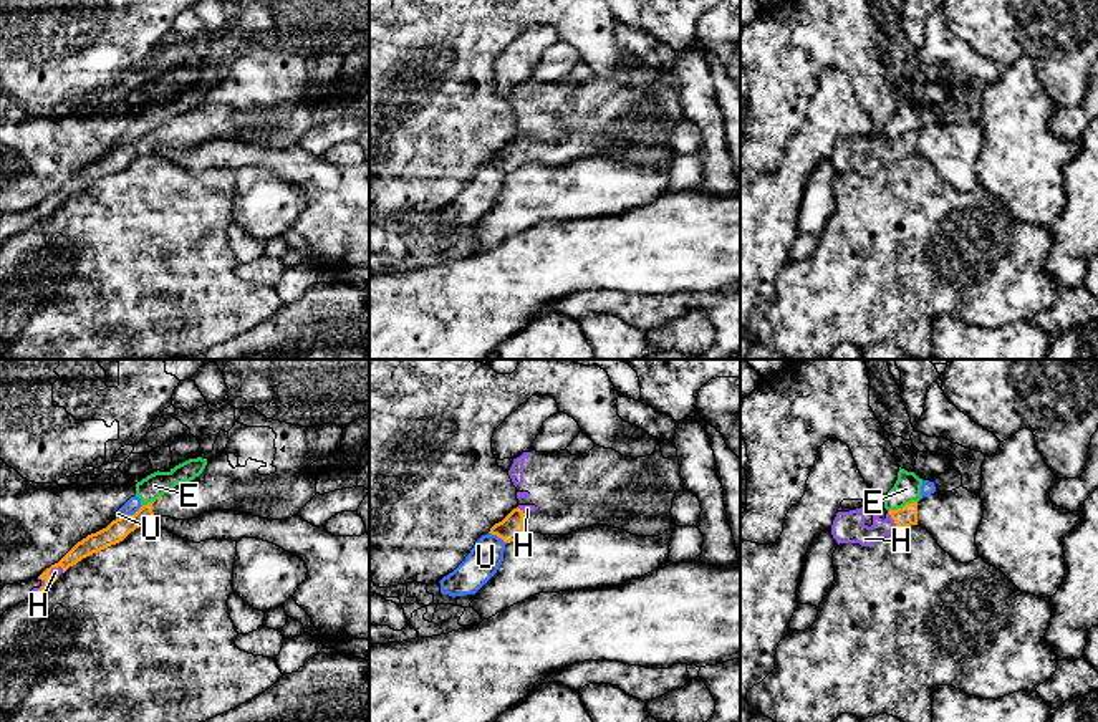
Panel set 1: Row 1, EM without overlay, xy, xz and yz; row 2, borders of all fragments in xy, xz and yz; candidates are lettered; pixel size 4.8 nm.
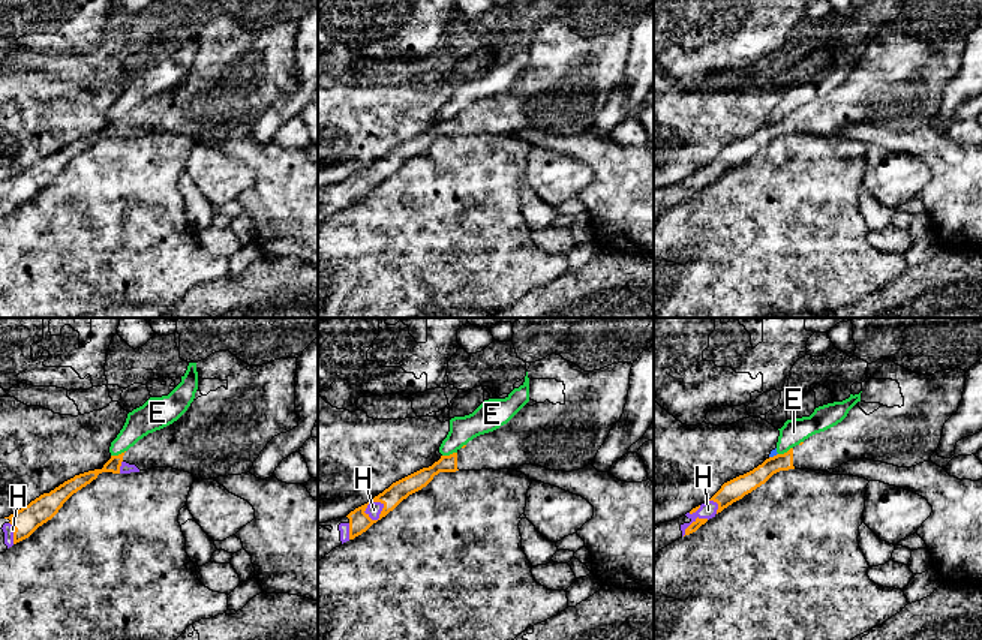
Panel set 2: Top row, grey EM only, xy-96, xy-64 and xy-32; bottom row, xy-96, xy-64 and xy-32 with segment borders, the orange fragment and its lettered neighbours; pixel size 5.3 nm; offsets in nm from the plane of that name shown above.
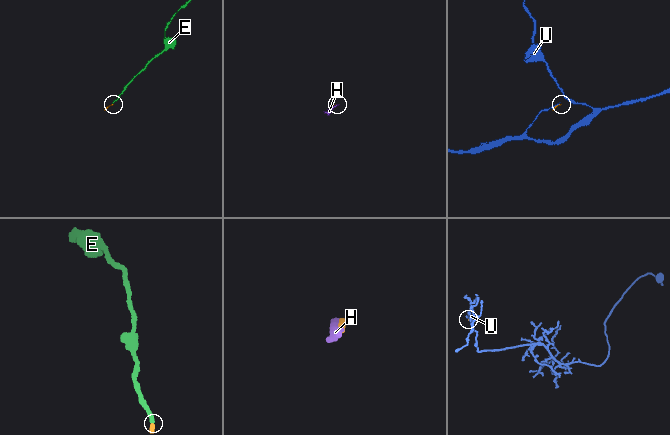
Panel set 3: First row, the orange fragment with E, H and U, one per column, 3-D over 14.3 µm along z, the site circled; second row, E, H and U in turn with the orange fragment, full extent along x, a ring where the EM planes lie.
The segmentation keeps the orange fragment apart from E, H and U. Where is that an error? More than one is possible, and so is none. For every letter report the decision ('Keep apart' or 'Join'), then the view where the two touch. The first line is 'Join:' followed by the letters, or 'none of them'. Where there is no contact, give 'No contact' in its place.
Join: H
E: Keep apart. Touches orange in yz
H: Join. Touches orange in yz
U: Keep apart. Touches orange in xy

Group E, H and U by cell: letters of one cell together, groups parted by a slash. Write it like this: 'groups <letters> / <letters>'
groups E U / H

